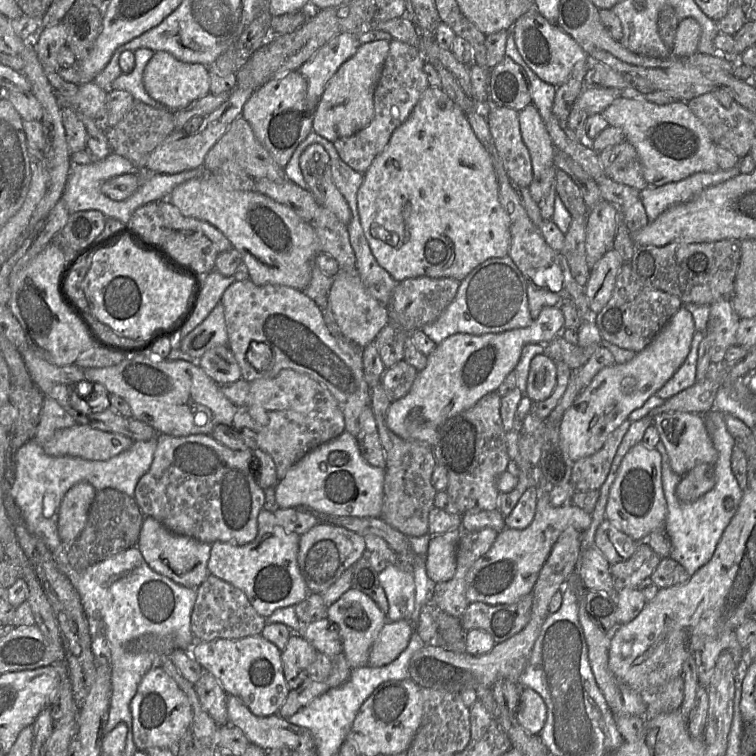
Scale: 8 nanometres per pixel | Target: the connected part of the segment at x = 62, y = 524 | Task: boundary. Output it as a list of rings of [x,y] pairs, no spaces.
[[[80,482],[63,497],[57,529],[64,545],[70,546],[84,529],[96,493],[97,491],[90,483]]]

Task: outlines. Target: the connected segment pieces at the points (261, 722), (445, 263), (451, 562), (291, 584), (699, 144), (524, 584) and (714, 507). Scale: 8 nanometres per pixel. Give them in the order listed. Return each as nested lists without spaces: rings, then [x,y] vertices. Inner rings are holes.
[[[236,696],[227,697],[228,724],[239,728],[250,743],[264,749],[315,750],[312,733],[278,714],[258,717]]]
[[[431,87],[424,91],[410,115],[392,133],[388,143],[368,169],[357,192],[357,207],[361,226],[372,254],[395,281],[427,276],[432,278],[451,277],[462,281],[476,266],[492,257],[508,255],[510,244],[509,217],[501,202],[497,179],[489,152],[473,132],[466,113],[445,93],[442,88]]]
[[[462,529],[434,535],[424,557],[426,572],[435,584],[450,580],[456,570],[456,551]]]
[[[262,509],[257,523],[258,535],[248,544],[212,543],[208,571],[243,591],[257,613],[268,618],[276,609],[297,605],[310,591],[297,562],[300,535],[286,531],[277,523],[272,511]]]
[[[618,98],[601,115],[608,125],[621,129],[624,139],[635,148],[649,187],[677,182],[699,172],[719,170],[716,145],[685,101],[658,105],[644,100]]]
[[[544,477],[542,483],[536,486],[536,511],[530,525],[522,530],[504,528],[498,533],[490,549],[471,566],[466,576],[466,598],[469,604],[512,604],[532,593],[539,572],[562,532],[568,527],[574,527],[584,533],[589,528],[591,514],[572,503],[560,507],[551,505],[551,488]]]
[[[712,409],[700,415],[703,416],[709,436],[718,452],[718,460],[714,465],[715,485],[710,491],[696,501],[680,501],[676,495],[676,487],[682,477],[671,469],[664,445],[659,442],[655,448],[661,455],[661,480],[667,506],[665,532],[671,542],[669,557],[680,563],[689,576],[694,575],[712,558],[724,530],[740,506],[743,494],[731,470],[731,457],[735,441],[728,432],[724,414]]]

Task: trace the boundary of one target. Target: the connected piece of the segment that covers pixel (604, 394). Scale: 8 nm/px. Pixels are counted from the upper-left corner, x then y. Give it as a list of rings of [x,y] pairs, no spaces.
[[[682,306],[649,345],[624,364],[603,368],[564,412],[559,433],[563,450],[576,462],[595,454],[608,436],[627,420],[630,413],[664,386],[687,358],[696,325],[692,314]]]

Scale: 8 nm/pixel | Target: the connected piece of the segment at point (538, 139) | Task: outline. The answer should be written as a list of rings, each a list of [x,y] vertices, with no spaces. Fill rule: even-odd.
[[[531,103],[518,112],[520,133],[532,165],[533,178],[554,165],[555,147],[537,108]]]

